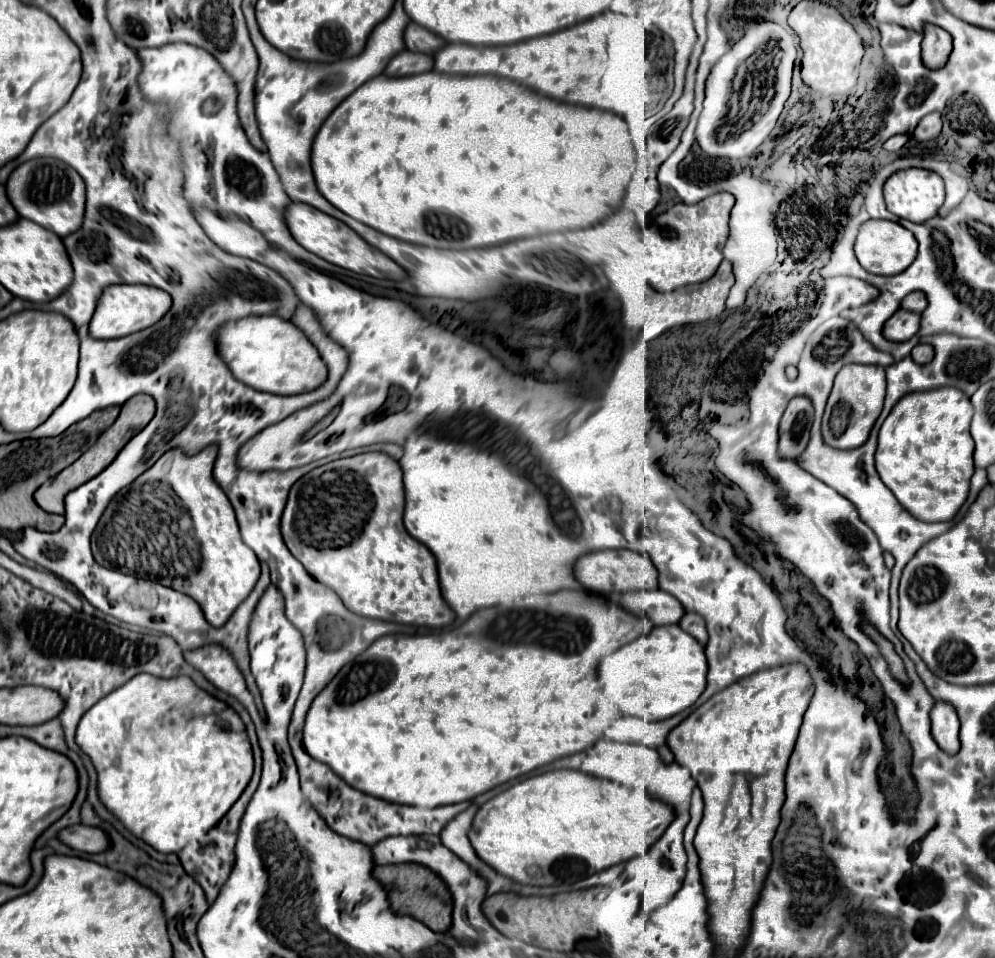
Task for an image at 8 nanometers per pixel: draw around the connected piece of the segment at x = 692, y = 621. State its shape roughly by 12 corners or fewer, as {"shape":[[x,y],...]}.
{"shape":[[684,614],[680,628],[706,644],[708,634],[698,614]]}

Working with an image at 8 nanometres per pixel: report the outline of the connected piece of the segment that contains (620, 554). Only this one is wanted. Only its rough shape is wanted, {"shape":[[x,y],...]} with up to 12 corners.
{"shape":[[602,550],[582,556],[576,580],[592,592],[658,588],[648,554]]}

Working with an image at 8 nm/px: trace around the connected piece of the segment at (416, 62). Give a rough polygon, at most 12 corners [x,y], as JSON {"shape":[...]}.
{"shape":[[404,50],[386,66],[386,76],[412,76],[434,66],[430,54]]}

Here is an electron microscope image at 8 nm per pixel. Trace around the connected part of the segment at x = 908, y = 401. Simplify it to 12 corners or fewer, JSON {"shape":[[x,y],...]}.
{"shape":[[908,394],[876,470],[918,520],[952,520],[974,474],[970,398]]}

